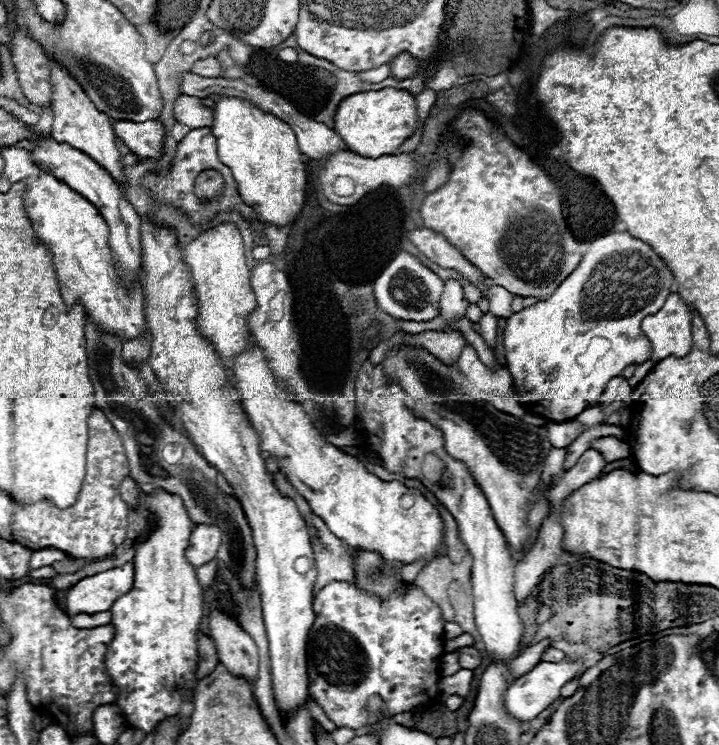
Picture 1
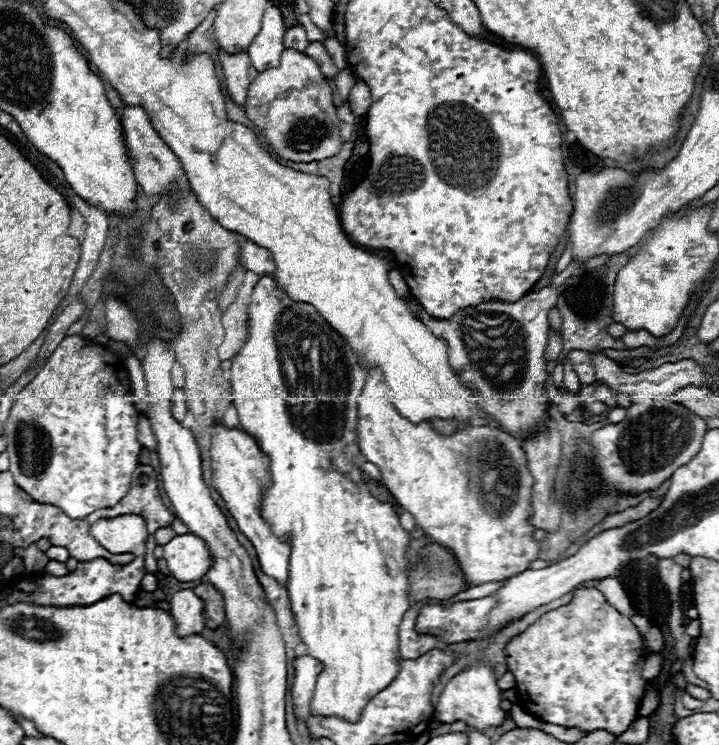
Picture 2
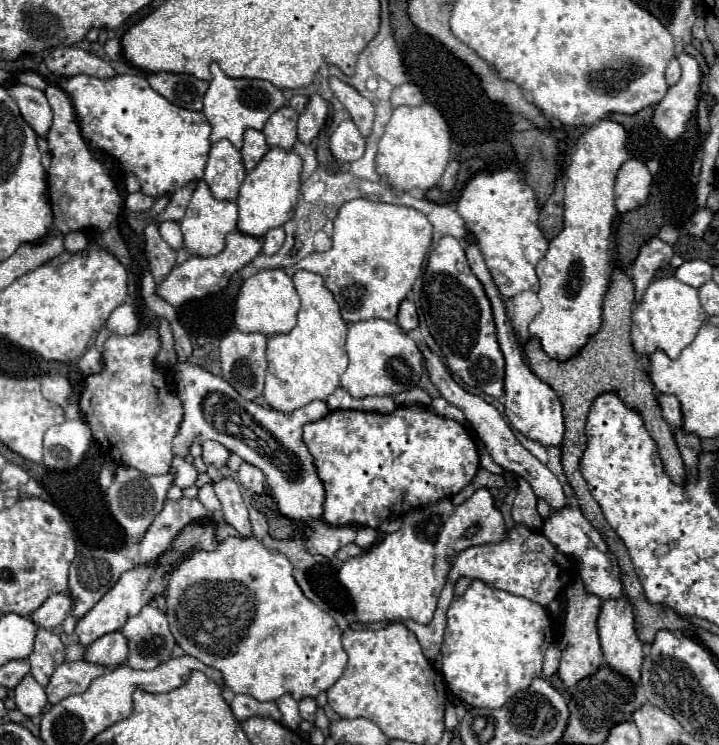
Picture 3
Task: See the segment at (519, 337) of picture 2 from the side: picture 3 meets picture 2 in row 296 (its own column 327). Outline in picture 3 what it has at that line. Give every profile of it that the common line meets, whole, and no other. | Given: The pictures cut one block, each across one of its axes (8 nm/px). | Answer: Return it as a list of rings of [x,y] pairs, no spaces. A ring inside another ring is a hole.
[[[188,362],[172,366],[172,380],[174,390],[178,386],[176,394],[184,404],[184,420],[172,448],[176,456],[186,458],[194,442],[202,444],[206,440],[216,440],[230,452],[238,454],[244,462],[264,472],[268,494],[276,500],[280,514],[298,526],[296,532],[302,540],[306,540],[306,550],[310,554],[322,554],[332,560],[342,546],[354,542],[358,530],[356,524],[332,526],[324,520],[324,484],[320,482],[314,458],[302,440],[304,424],[316,422],[328,414],[326,402],[314,400],[292,414],[282,414],[244,400],[224,378]]]

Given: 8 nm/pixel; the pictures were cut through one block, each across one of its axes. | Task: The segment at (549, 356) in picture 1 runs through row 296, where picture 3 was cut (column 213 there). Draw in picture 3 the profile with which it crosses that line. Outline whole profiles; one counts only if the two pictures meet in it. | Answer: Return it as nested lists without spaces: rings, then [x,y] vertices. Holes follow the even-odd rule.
[[[230,536],[222,542],[216,544],[214,550],[206,552],[206,550],[192,550],[190,554],[182,556],[176,566],[172,570],[168,570],[168,574],[164,574],[168,586],[166,586],[166,616],[170,622],[170,630],[176,638],[176,642],[182,646],[182,650],[194,658],[198,658],[200,662],[204,662],[206,666],[218,668],[224,676],[224,682],[228,688],[234,690],[234,694],[250,694],[260,702],[266,700],[278,700],[282,694],[292,694],[294,700],[302,700],[302,698],[316,698],[320,692],[328,690],[344,672],[348,656],[342,648],[342,632],[338,628],[338,624],[334,622],[334,618],[330,614],[326,614],[324,610],[320,610],[312,600],[308,600],[304,596],[304,592],[300,590],[298,582],[292,576],[292,564],[288,560],[288,556],[284,556],[282,552],[274,552],[268,550],[260,540],[256,538],[236,538]]]

